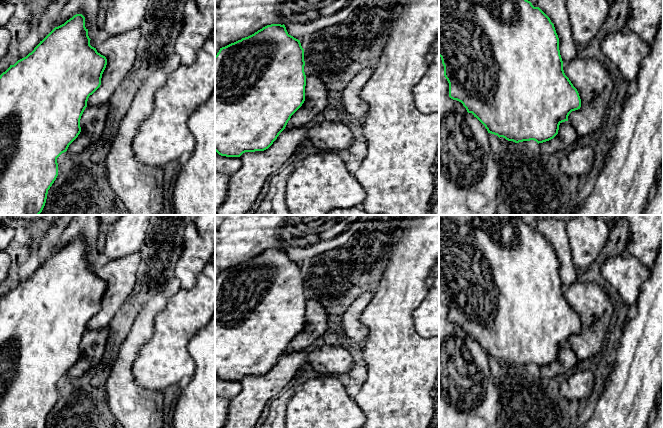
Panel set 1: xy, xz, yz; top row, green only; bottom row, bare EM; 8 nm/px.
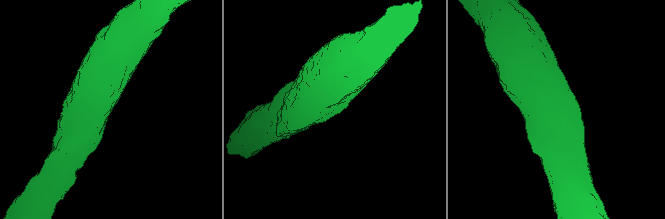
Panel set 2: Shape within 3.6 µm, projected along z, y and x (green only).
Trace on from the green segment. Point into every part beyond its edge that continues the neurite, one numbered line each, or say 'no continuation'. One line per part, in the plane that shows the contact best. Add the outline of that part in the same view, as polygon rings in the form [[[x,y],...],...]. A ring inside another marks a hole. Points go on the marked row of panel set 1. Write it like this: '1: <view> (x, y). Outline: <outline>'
no continuation

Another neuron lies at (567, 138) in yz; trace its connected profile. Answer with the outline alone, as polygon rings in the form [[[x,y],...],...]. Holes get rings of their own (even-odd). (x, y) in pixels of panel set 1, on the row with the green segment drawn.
[[[577,57],[563,63],[563,70],[579,93],[581,107],[572,111],[567,121],[560,123],[558,134],[553,139],[538,144],[545,154],[568,152],[601,130],[615,88],[610,70],[596,59]]]

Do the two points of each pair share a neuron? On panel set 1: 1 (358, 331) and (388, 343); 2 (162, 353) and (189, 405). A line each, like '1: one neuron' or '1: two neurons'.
1: two neurons
2: two neurons

